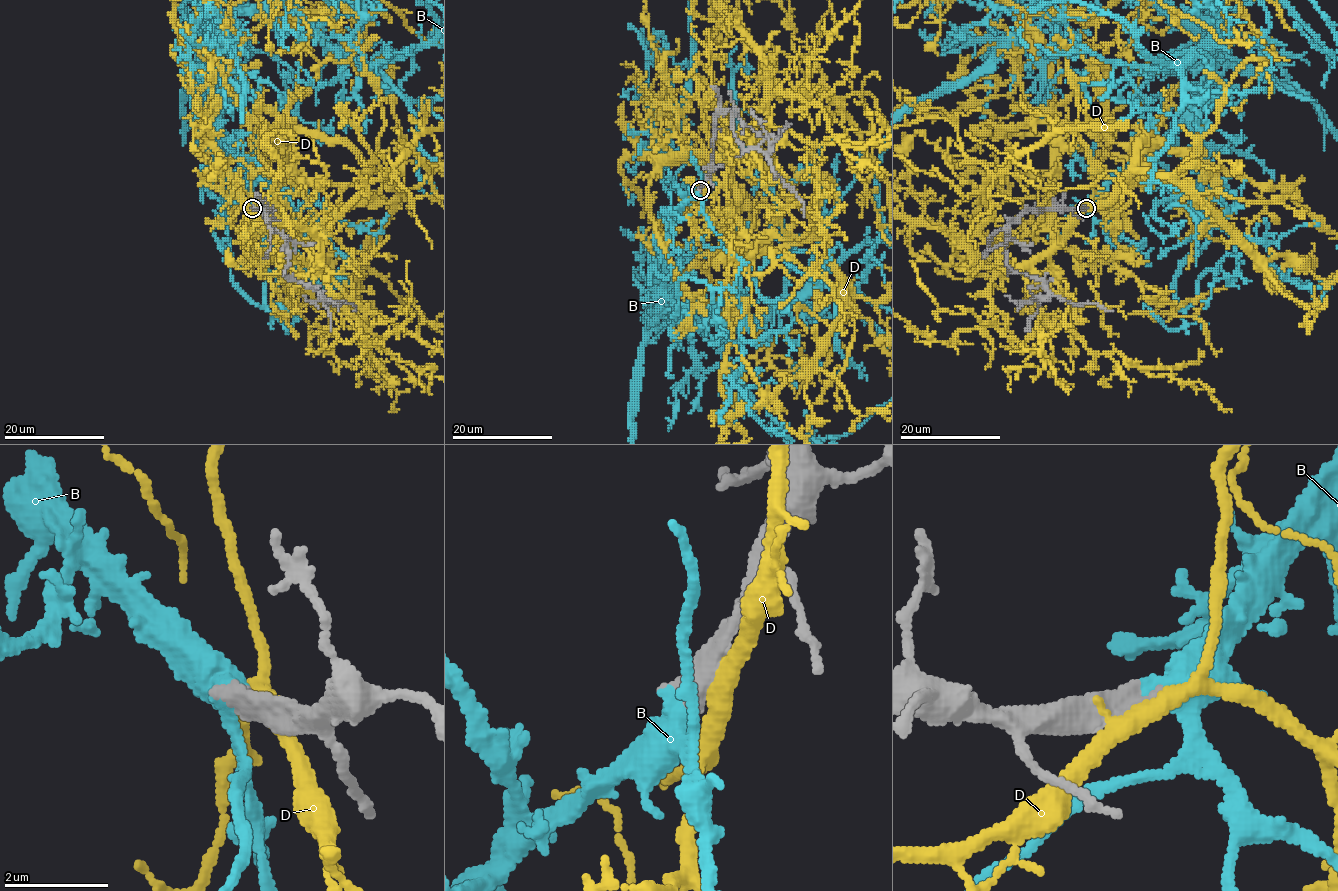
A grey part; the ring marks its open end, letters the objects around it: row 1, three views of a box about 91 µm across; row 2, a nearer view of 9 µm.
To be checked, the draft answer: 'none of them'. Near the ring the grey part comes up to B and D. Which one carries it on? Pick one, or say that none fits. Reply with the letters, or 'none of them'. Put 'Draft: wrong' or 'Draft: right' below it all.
B
Draft: wrong

